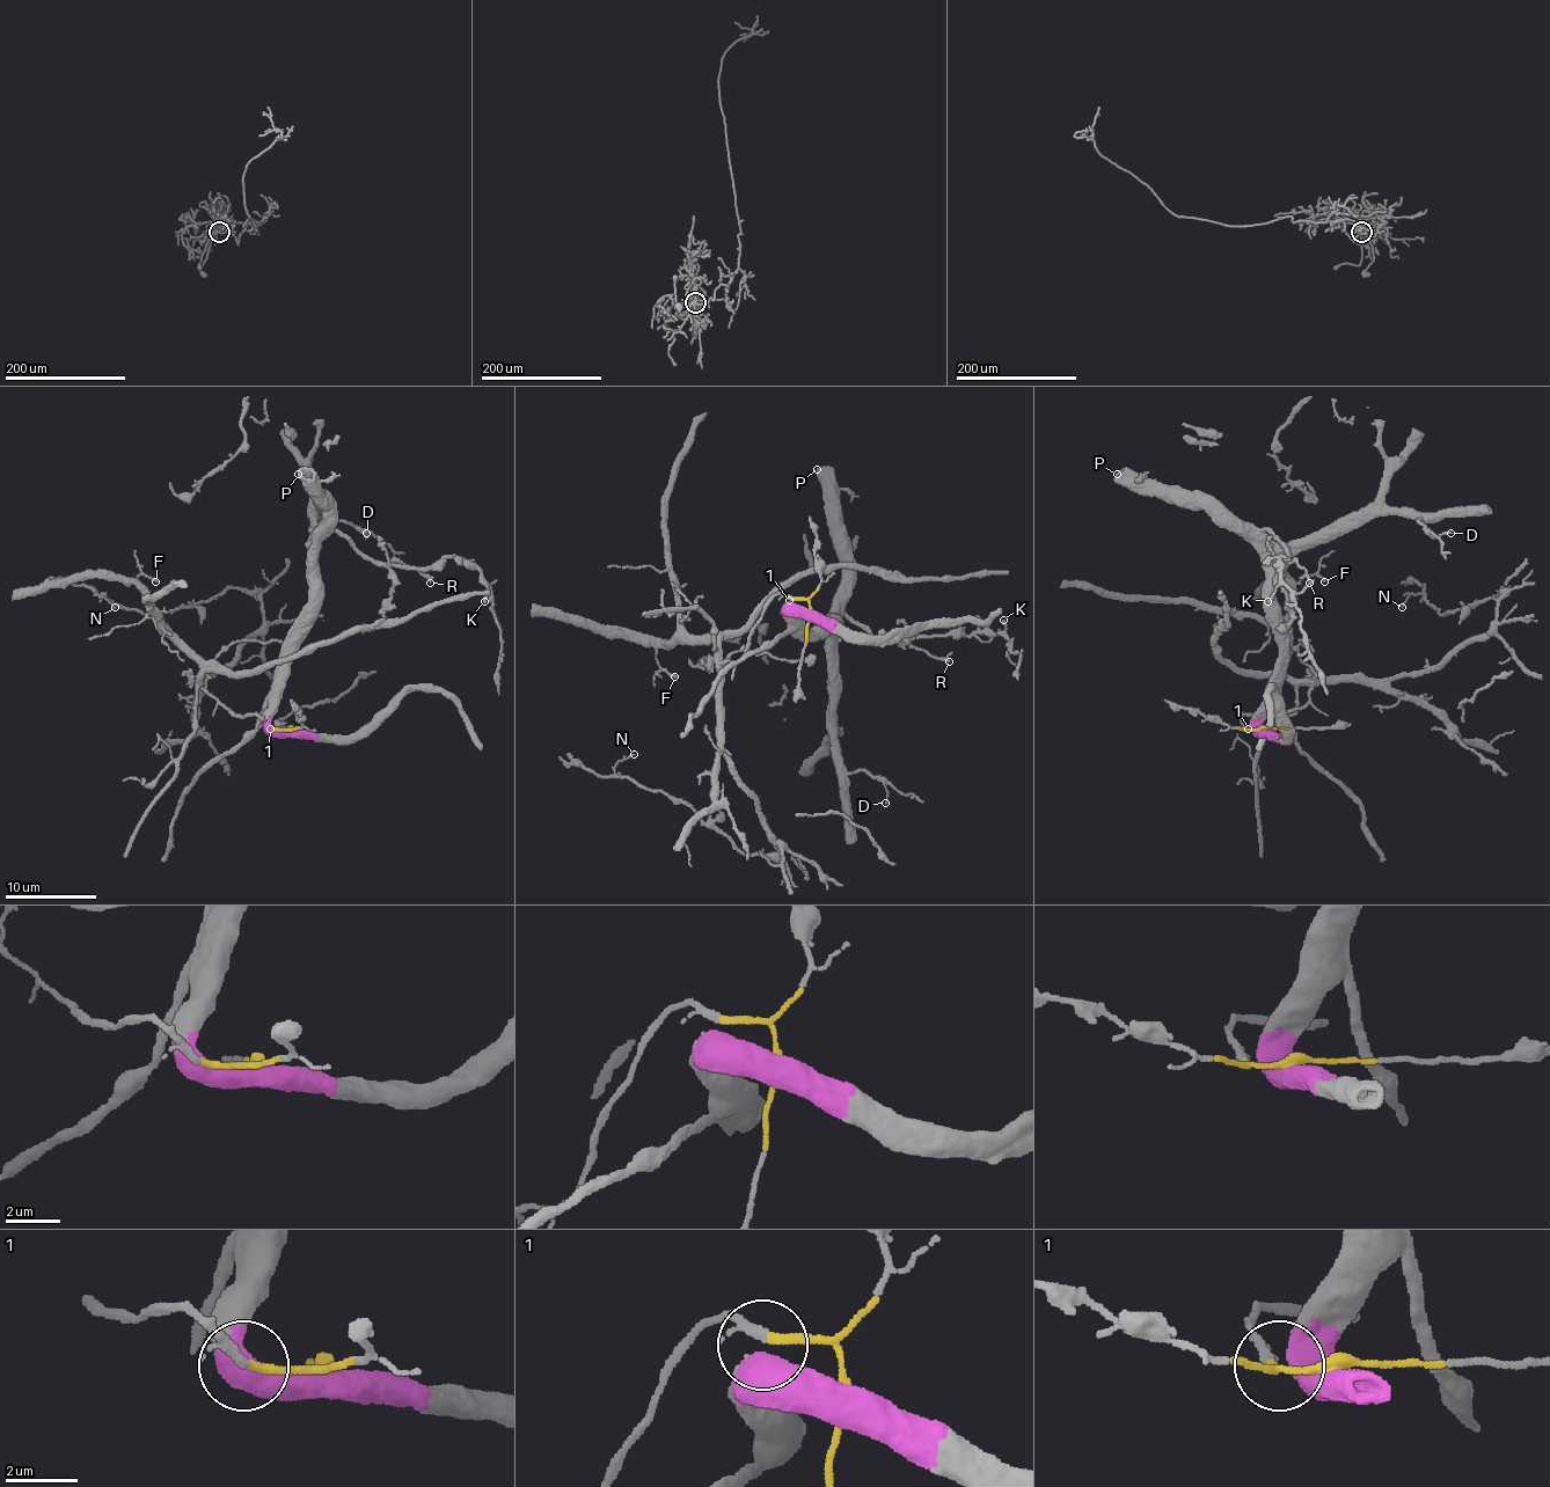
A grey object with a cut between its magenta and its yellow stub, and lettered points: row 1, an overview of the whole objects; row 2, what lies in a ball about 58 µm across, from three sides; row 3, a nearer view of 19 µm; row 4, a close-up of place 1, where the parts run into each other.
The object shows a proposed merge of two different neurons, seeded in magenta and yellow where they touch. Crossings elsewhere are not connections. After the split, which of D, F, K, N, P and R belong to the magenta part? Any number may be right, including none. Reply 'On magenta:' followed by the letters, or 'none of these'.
On magenta: D, K, P, R

